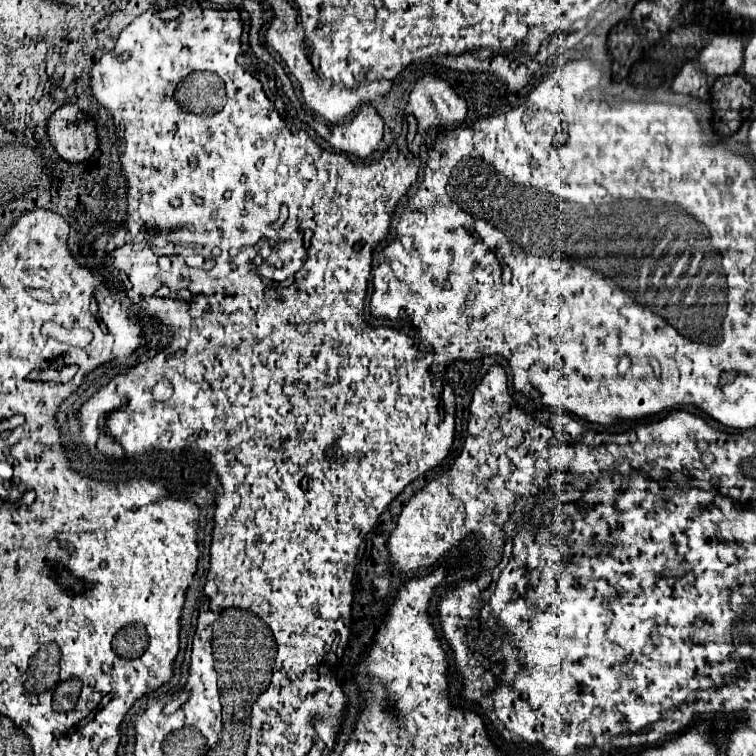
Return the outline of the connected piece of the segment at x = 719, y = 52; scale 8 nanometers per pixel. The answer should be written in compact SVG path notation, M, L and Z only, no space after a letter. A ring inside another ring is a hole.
M716 36L700 52L700 68L714 80L726 74L736 74L742 68L744 44L734 36Z

